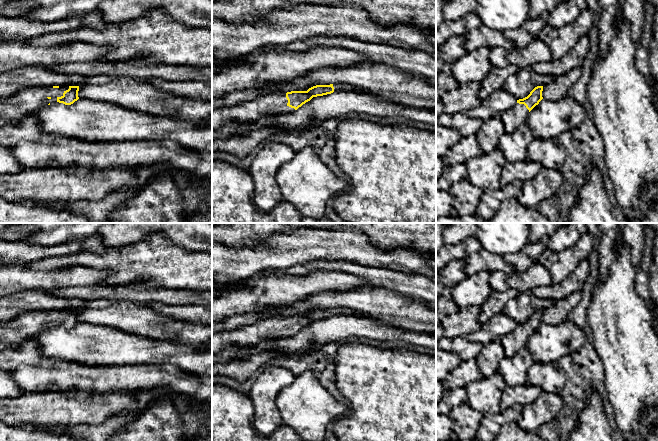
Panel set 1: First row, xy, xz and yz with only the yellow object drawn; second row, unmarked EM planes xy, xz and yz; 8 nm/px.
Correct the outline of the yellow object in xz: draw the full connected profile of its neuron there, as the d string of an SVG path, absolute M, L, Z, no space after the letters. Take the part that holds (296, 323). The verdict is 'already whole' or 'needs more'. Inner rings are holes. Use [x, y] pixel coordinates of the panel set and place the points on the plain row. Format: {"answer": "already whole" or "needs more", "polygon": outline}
{"answer": "needs more", "polygon": "M345 307L316 309L307 315L277 316L259 320L255 324L242 326L233 331L212 334L212 354L230 346L247 346L258 343L266 338L282 338L293 336L313 321L331 318L333 316L364 317L360 313Z"}

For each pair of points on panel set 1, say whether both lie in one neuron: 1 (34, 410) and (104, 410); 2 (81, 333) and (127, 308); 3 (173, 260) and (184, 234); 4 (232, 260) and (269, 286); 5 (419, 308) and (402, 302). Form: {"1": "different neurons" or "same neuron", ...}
{"1": "same neuron", "2": "different neurons", "3": "different neurons", "4": "different neurons", "5": "same neuron"}

